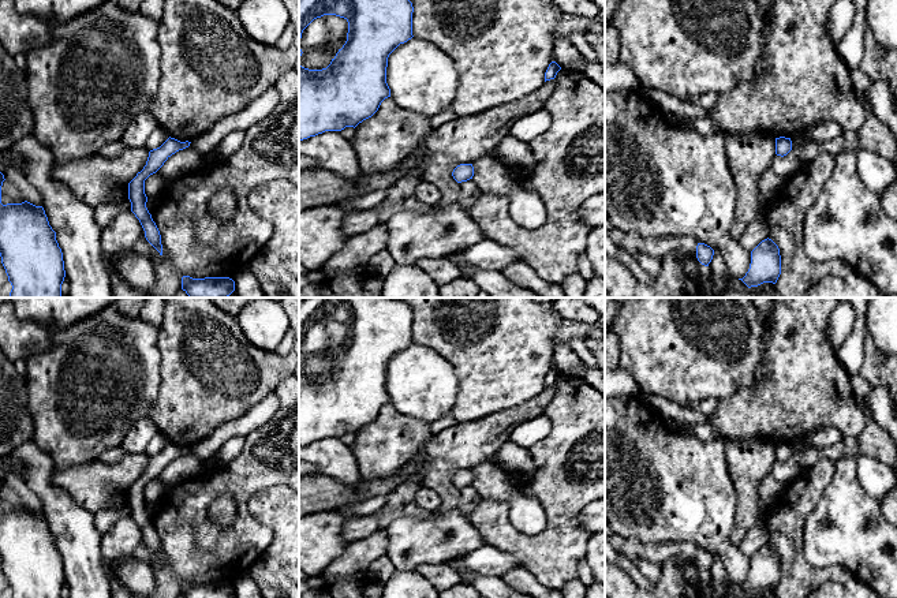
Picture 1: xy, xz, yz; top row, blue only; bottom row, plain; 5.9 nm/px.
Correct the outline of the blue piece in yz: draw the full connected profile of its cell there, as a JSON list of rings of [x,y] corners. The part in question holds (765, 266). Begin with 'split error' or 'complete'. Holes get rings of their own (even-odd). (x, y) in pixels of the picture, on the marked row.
complete | [[[771,239],[762,240],[751,251],[750,269],[741,280],[748,288],[763,283],[775,284],[781,274],[781,255],[778,246]]]

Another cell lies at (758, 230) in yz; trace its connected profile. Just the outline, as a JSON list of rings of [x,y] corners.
[[[762,216],[748,225],[748,228],[739,239],[739,243],[745,251],[751,253],[762,240],[767,238],[769,238],[769,227],[766,218]]]

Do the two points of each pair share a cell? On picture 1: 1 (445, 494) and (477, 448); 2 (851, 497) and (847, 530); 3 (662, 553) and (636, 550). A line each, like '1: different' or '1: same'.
1: same
2: same
3: same

